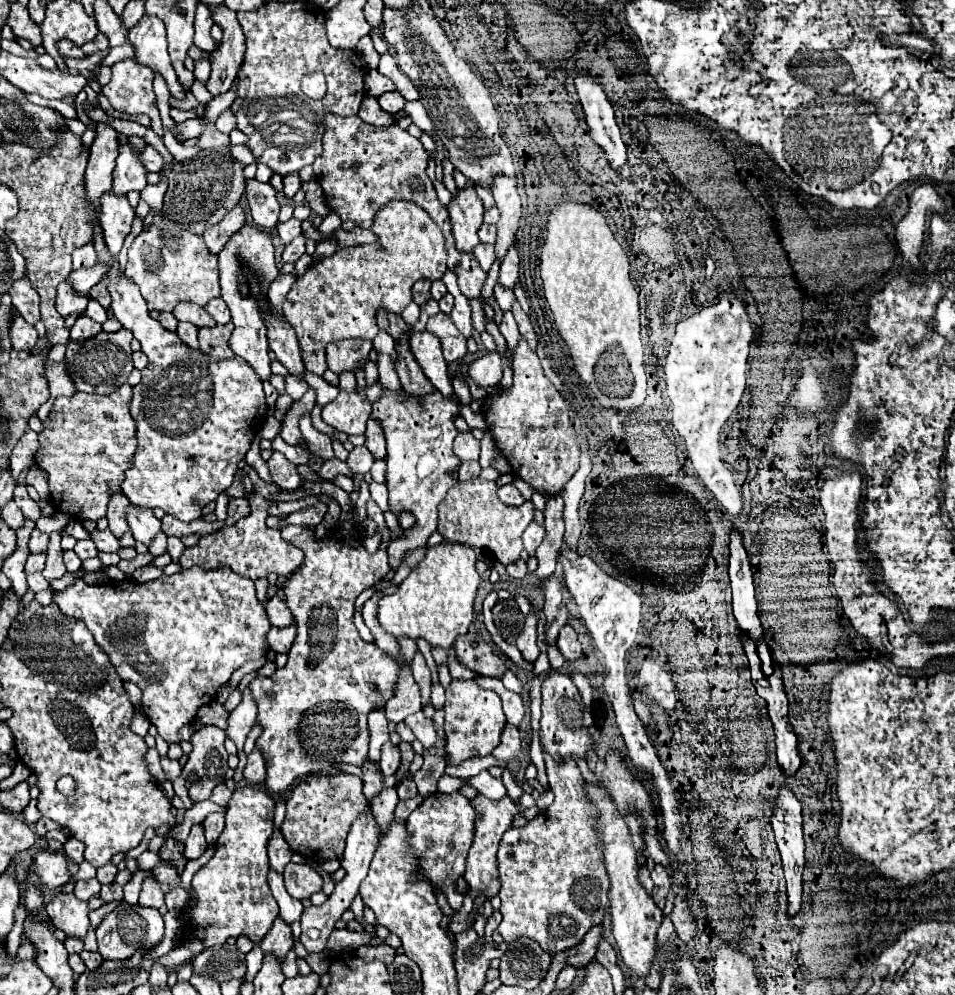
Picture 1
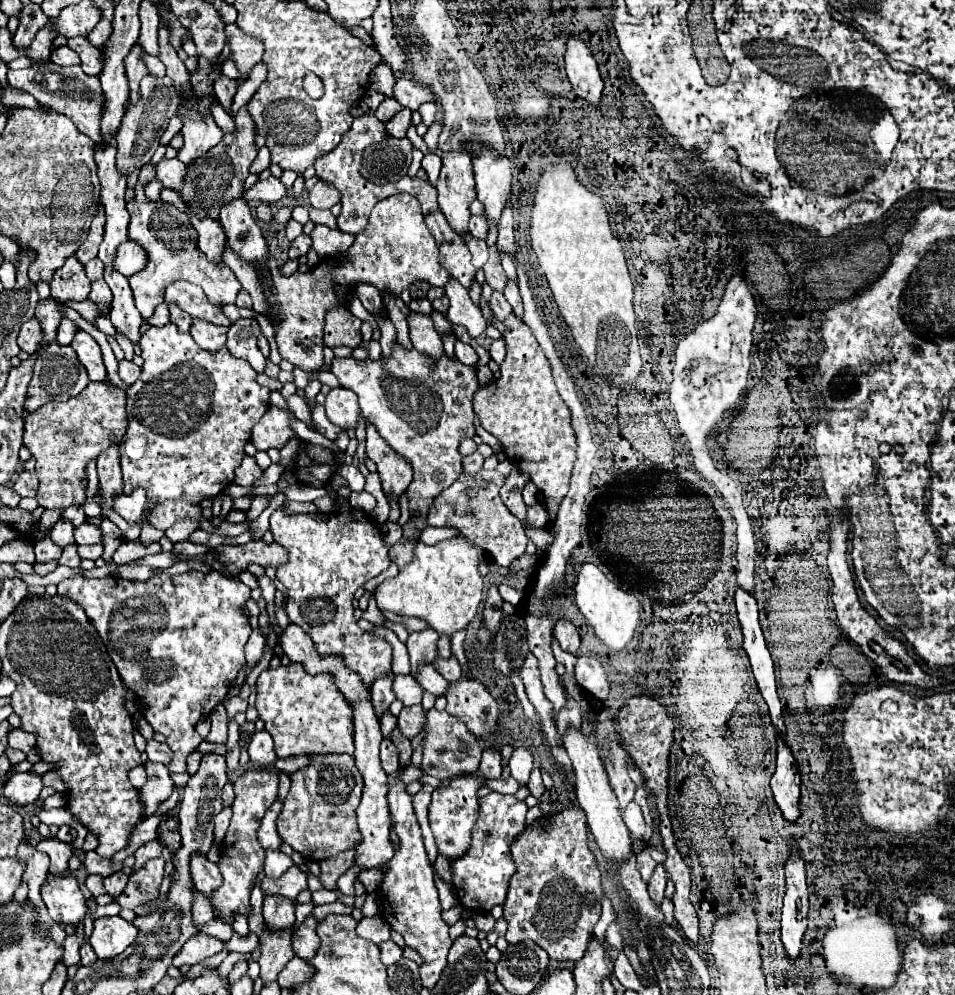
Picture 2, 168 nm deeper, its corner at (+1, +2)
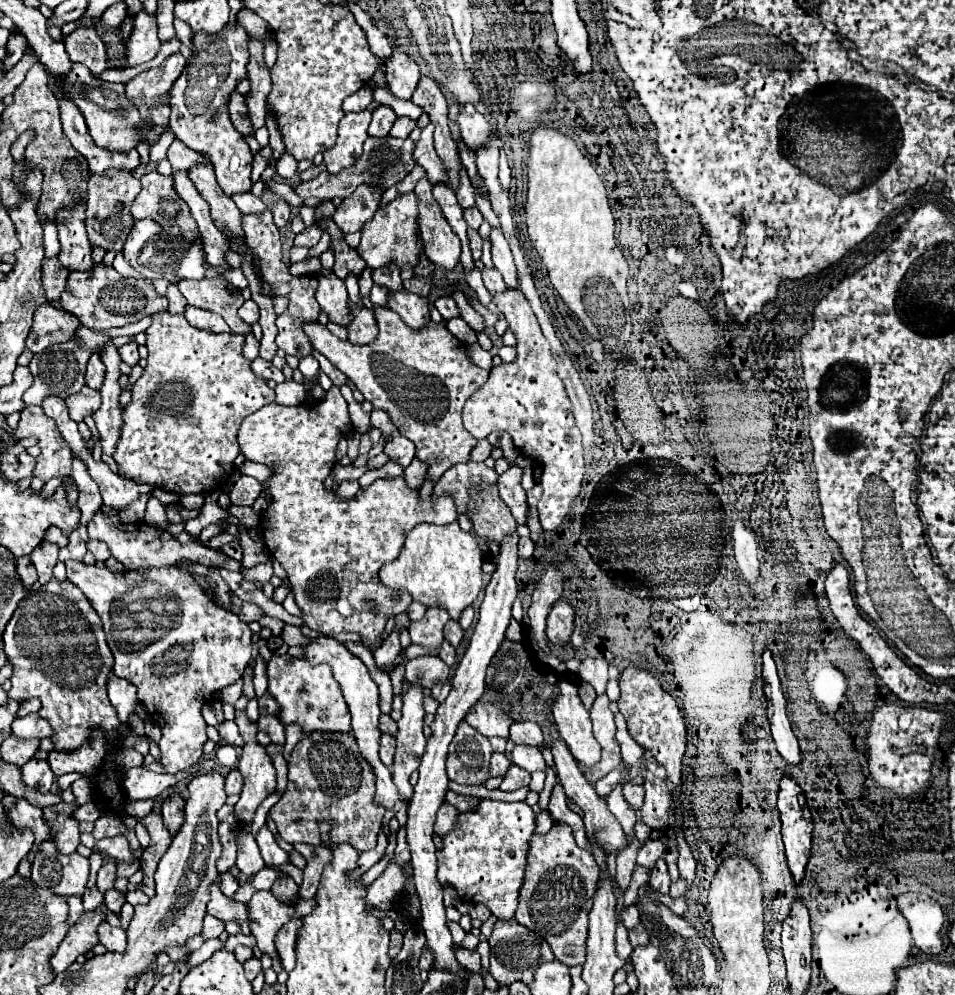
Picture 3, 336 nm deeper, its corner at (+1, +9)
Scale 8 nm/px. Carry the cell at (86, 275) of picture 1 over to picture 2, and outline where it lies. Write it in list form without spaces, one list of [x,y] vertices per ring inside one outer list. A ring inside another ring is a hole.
[[[125,241],[117,247],[113,257],[113,269],[129,277],[145,267],[145,251],[135,241]]]

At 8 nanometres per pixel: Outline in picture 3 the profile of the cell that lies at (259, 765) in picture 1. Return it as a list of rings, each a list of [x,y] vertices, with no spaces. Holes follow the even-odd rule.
[[[271,714],[259,716],[257,724],[263,732],[267,732],[271,736],[273,744],[283,744],[285,742],[285,726],[281,724],[281,720],[277,716],[271,716]]]

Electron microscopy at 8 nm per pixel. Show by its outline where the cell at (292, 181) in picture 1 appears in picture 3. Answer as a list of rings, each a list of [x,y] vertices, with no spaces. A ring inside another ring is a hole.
[[[283,154],[277,162],[275,162],[275,172],[281,178],[291,178],[297,172],[297,160],[293,160],[293,156]]]

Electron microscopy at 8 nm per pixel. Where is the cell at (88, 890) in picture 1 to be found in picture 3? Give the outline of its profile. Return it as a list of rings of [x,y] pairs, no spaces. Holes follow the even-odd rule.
[[[107,860],[101,866],[101,870],[97,874],[97,888],[99,888],[99,892],[107,892],[107,890],[113,888],[115,878],[117,878],[115,872],[117,872],[117,862],[115,860]]]

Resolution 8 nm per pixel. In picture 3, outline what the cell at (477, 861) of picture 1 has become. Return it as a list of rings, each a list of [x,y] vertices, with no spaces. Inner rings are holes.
[[[481,800],[477,810],[465,812],[459,816],[459,822],[453,826],[451,832],[445,834],[443,846],[437,848],[437,860],[439,870],[437,878],[441,884],[451,884],[459,898],[469,904],[485,904],[495,918],[499,920],[511,920],[515,916],[517,904],[519,904],[519,890],[525,876],[525,864],[527,864],[527,850],[529,840],[535,832],[535,816],[527,802],[497,802],[497,800]]]

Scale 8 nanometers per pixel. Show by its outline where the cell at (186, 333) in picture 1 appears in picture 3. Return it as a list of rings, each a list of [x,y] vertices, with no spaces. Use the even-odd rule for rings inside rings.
[[[171,284],[171,286],[167,288],[165,298],[169,300],[169,308],[167,308],[167,310],[169,310],[171,314],[183,314],[183,312],[185,312],[187,300],[185,300],[185,296],[179,292],[177,284]]]

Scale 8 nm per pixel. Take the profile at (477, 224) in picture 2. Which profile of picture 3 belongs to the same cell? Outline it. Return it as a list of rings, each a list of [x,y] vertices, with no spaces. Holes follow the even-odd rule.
[[[475,206],[465,208],[465,210],[463,210],[463,218],[465,218],[467,226],[473,228],[473,230],[479,230],[479,226],[481,226],[481,222],[483,222],[483,216],[481,216],[481,212],[479,212]]]

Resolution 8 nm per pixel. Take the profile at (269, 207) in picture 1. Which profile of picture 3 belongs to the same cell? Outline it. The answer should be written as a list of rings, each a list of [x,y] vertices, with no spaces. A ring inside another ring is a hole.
[[[243,192],[239,196],[233,196],[233,202],[237,204],[237,208],[243,212],[243,214],[257,214],[257,212],[263,212],[265,210],[265,204],[261,198],[253,196],[251,192]]]

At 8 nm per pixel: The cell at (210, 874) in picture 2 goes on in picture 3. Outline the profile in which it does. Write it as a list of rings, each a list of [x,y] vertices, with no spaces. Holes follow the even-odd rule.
[[[215,882],[211,886],[211,900],[207,904],[207,912],[215,918],[219,918],[221,922],[237,922],[241,926],[243,934],[249,934],[249,918],[247,918],[247,908],[245,904],[233,902],[227,896],[223,896],[223,892],[219,890],[219,882]]]

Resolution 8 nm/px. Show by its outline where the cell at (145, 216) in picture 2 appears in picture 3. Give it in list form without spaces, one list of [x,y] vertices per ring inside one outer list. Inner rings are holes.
[[[155,170],[141,178],[141,192],[137,194],[131,214],[135,220],[153,218],[161,226],[179,226],[181,230],[195,230],[197,224],[189,214],[189,206],[177,196],[173,176],[163,176]]]

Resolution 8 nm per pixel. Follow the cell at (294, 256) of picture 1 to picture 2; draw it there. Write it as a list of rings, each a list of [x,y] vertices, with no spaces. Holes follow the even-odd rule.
[[[299,235],[295,241],[291,241],[291,247],[289,247],[289,259],[297,259],[297,257],[303,257],[311,247],[311,237],[309,235]]]

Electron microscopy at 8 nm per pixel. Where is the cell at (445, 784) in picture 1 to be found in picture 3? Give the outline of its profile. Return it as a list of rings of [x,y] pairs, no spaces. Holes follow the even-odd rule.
[[[511,766],[511,768],[507,770],[505,780],[501,782],[499,788],[501,788],[503,792],[513,792],[513,790],[519,790],[519,788],[523,788],[523,786],[529,786],[529,780],[531,780],[531,776],[529,776],[527,770],[521,770],[519,766]],[[507,776],[511,776],[509,782],[507,782]]]

